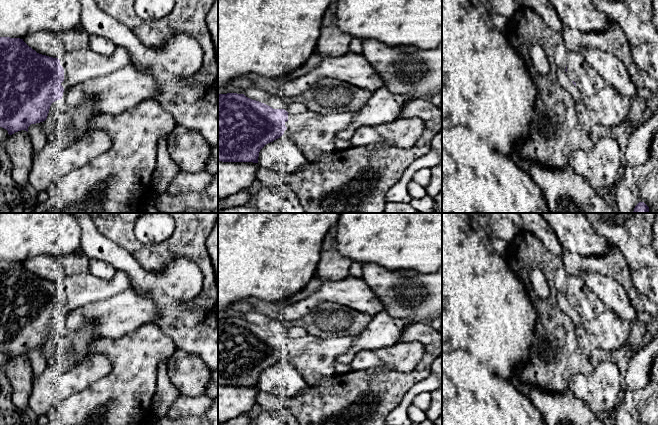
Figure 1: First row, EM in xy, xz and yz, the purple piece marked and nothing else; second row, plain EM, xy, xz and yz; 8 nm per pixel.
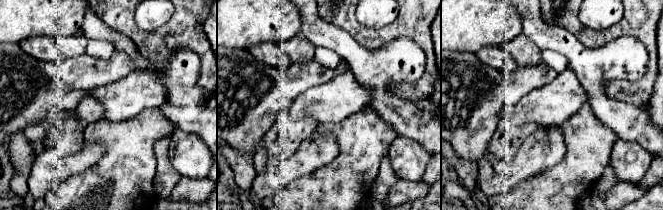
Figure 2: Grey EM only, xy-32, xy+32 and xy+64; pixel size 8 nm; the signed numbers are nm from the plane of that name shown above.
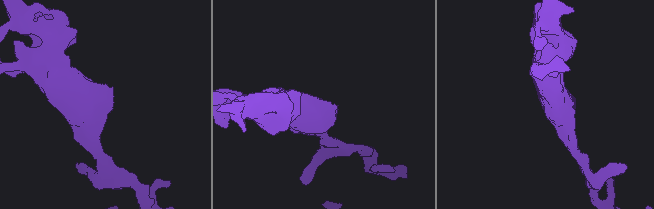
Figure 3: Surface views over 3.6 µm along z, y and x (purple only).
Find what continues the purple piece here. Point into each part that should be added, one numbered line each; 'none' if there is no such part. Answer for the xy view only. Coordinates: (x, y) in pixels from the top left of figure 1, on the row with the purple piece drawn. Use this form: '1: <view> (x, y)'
1: xy (79, 66)

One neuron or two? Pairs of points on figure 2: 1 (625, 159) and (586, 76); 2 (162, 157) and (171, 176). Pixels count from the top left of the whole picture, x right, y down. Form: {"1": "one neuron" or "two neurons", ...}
{"1": "two neurons", "2": "one neuron"}

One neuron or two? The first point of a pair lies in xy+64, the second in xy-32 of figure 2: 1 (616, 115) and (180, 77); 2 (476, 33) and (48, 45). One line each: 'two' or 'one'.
1: one
2: two

